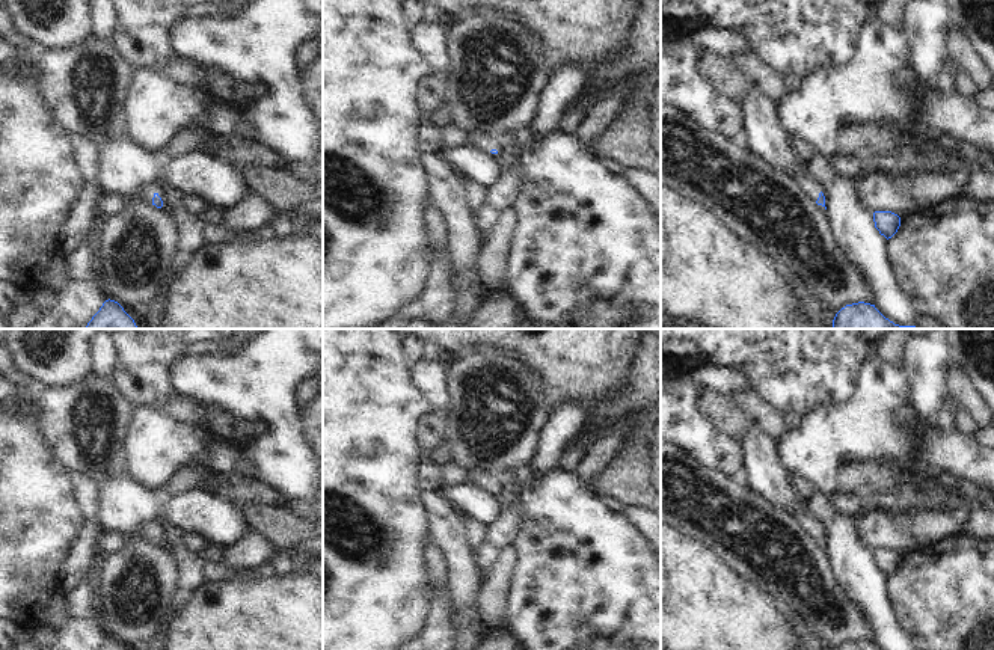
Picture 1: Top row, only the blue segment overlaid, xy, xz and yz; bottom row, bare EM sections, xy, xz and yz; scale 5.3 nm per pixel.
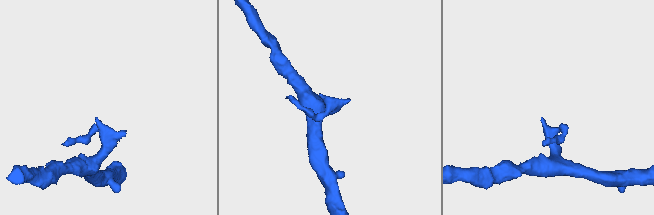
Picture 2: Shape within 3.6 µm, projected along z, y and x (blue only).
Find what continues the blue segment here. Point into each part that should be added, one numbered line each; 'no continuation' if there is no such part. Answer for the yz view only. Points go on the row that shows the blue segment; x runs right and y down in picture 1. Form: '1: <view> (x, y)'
1: yz (812, 187)

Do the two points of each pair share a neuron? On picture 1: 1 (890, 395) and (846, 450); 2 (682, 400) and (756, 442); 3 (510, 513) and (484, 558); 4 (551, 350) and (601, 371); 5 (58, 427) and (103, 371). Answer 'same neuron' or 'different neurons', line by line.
1: same neuron
2: different neurons
3: same neuron
4: same neuron
5: different neurons

